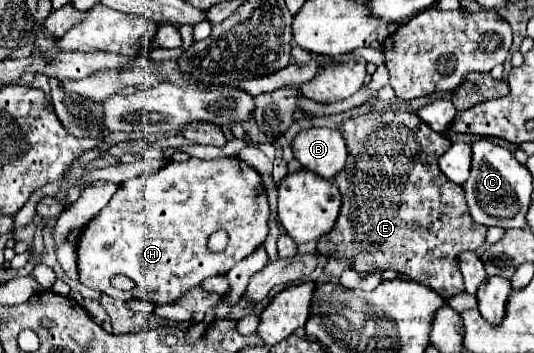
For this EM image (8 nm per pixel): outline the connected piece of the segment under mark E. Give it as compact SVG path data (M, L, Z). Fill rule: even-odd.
M406 110L356 116L346 120L340 126L340 132L348 146L348 158L346 168L334 176L334 182L342 194L342 210L334 230L324 236L324 240L332 244L332 252L328 254L354 260L352 266L358 274L396 270L414 282L434 288L446 300L464 292L462 274L458 270L458 254L484 246L488 228L478 226L470 218L462 186L442 178L442 170L438 170L438 158L450 148L452 142L444 134L430 130L430 126L426 126L426 122L422 122L414 112Z

